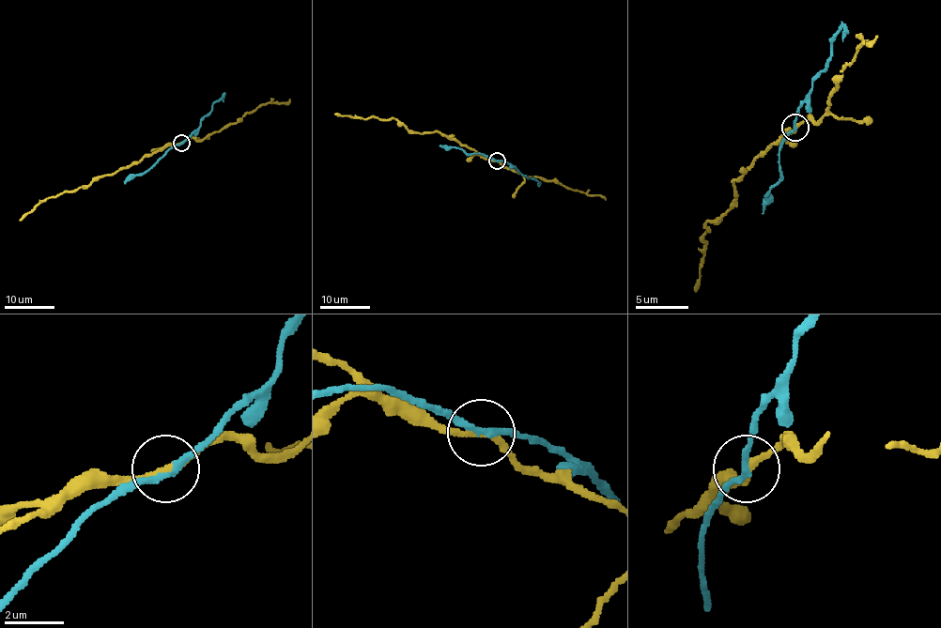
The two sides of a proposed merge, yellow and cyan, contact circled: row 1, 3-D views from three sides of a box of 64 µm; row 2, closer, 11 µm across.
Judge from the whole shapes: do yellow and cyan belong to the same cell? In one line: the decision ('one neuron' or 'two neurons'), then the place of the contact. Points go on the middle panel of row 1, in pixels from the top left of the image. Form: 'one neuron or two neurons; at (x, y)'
two neurons; at (497, 160)

